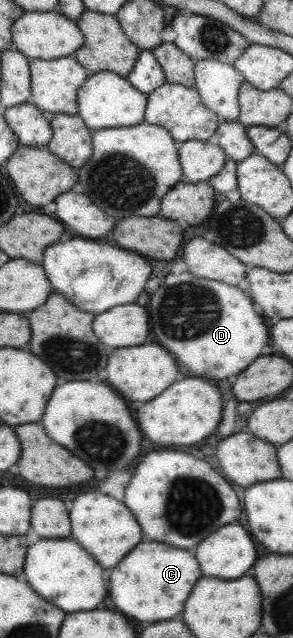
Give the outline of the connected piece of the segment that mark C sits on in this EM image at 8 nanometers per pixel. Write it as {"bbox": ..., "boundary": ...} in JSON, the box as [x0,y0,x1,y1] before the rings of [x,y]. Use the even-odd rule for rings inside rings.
{"bbox":[108,542,200,622],"boundary":[[[140,542],[112,568],[108,578],[108,596],[124,616],[142,622],[158,622],[182,612],[184,600],[198,578],[200,570],[190,552],[162,542]]]}

